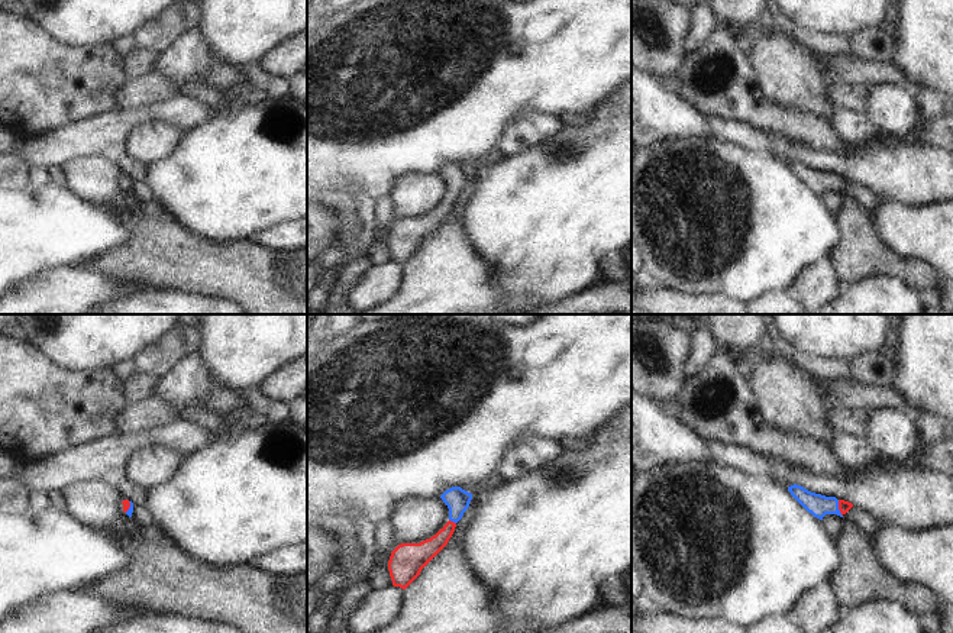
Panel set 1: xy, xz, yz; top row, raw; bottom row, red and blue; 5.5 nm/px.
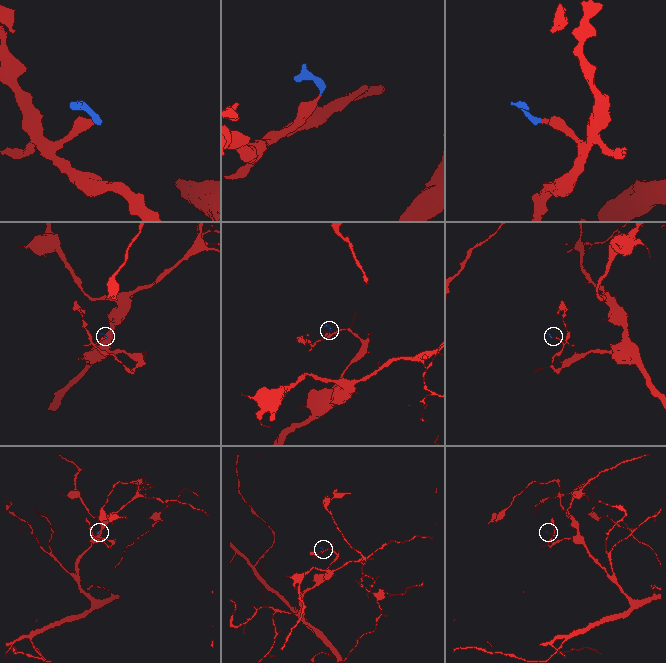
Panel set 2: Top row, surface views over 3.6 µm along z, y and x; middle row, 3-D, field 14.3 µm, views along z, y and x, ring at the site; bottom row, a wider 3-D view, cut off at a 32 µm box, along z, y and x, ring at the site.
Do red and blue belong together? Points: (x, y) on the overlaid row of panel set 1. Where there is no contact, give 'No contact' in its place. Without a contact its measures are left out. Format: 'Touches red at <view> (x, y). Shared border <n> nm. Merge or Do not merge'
Touches red at yz (839, 509). Shared border 100 nm. Merge

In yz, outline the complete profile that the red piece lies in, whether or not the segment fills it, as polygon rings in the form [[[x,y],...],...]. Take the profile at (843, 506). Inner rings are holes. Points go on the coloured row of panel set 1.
[[[797,484],[788,487],[788,491],[808,513],[820,520],[823,520],[826,514],[843,517],[853,507],[849,501],[815,494]]]

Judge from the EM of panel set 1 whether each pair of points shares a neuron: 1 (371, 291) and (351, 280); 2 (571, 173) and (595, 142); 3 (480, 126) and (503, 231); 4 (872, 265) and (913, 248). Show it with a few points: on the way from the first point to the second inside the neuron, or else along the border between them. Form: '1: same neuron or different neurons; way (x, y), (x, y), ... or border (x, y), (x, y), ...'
1: different neurons; border (374, 265), (346, 299)
2: same neuron; way (578, 165), (594, 149)
3: different neurons; border (474, 162), (469, 167)
4: different neurons; border (878, 228), (903, 257), (931, 267)

